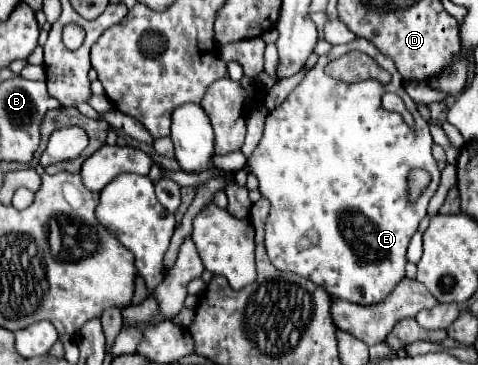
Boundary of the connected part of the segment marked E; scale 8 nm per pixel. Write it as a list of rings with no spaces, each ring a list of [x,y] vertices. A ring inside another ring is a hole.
[[[357,37],[351,45],[335,45],[327,55],[321,55],[317,65],[291,91],[291,95],[267,115],[265,131],[259,147],[247,159],[251,171],[259,179],[259,191],[271,201],[271,213],[265,227],[265,245],[271,263],[281,271],[307,277],[325,287],[333,297],[373,305],[383,301],[393,287],[405,277],[407,245],[427,215],[427,205],[439,185],[439,167],[431,155],[431,133],[427,121],[417,113],[415,101],[405,93],[399,71],[393,61],[381,55],[367,39]],[[347,51],[367,53],[381,69],[391,73],[391,85],[381,85],[377,79],[363,83],[343,83],[327,77],[323,67]],[[385,93],[397,93],[407,111],[415,119],[415,131],[399,113],[387,111],[381,105]],[[413,167],[431,173],[431,183],[419,201],[407,203],[407,175]]]

